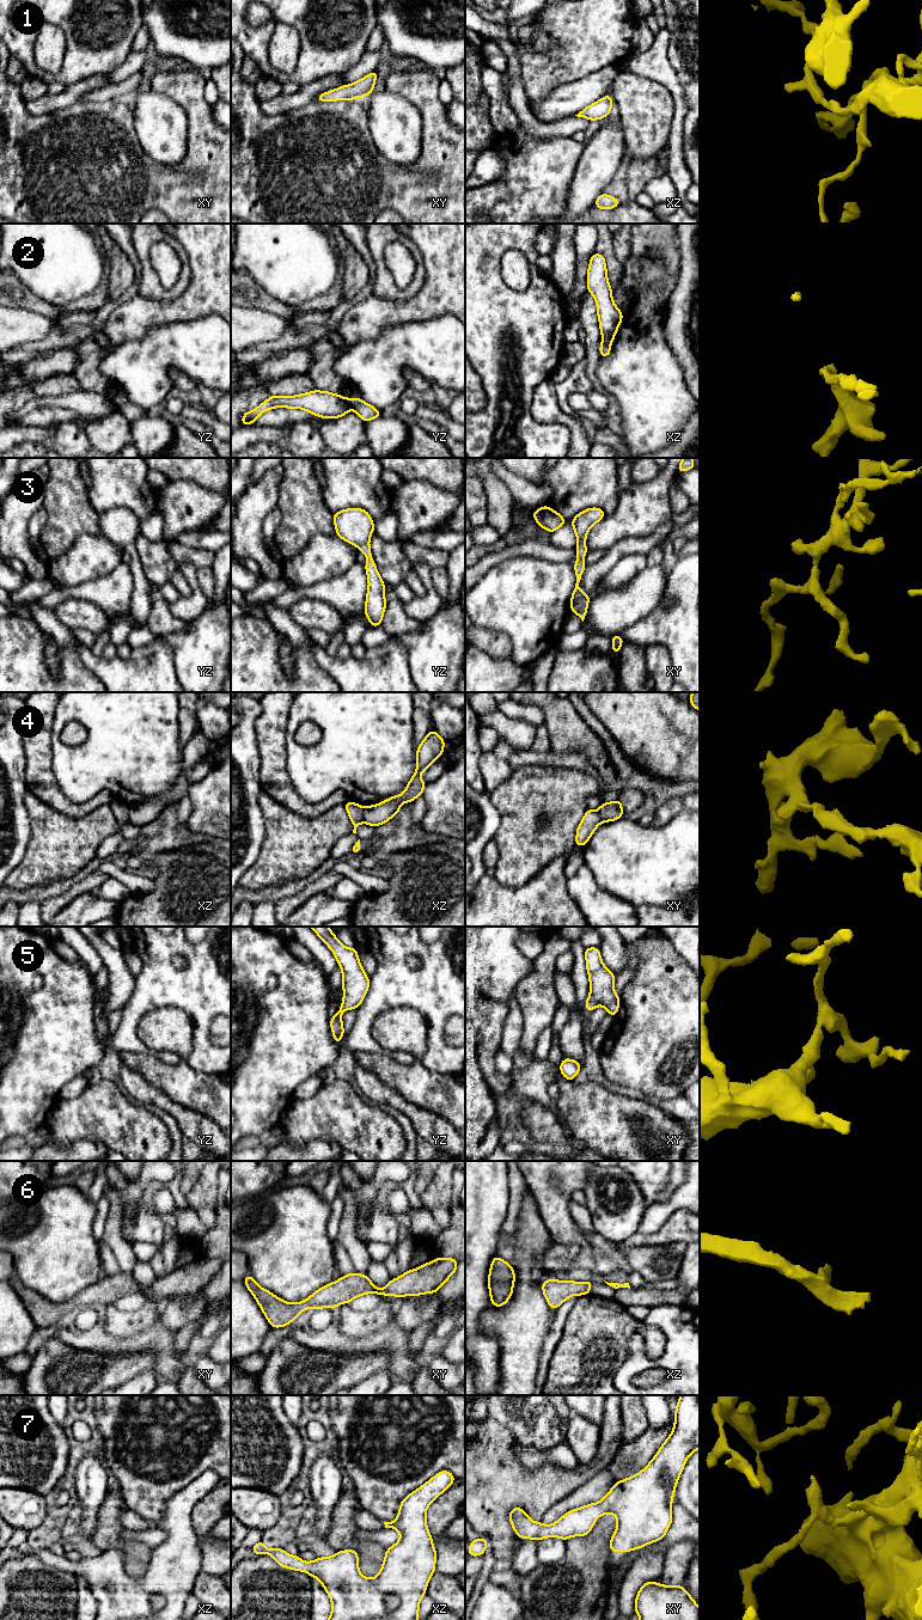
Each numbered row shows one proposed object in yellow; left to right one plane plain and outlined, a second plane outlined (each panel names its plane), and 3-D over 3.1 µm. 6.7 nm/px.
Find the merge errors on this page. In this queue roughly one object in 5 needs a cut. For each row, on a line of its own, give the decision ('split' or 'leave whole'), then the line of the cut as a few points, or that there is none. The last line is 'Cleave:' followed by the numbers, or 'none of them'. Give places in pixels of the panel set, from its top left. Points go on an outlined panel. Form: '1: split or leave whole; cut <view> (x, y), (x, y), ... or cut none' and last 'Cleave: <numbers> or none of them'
1: leave whole; cut none
2: split; cut yz (348, 399), (353, 408)
3: leave whole; cut none
4: split; cut xz (365, 807), (362, 820)
5: leave whole; cut none
6: leave whole; cut none
7: leave whole; cut none
Cleave: 2, 4

